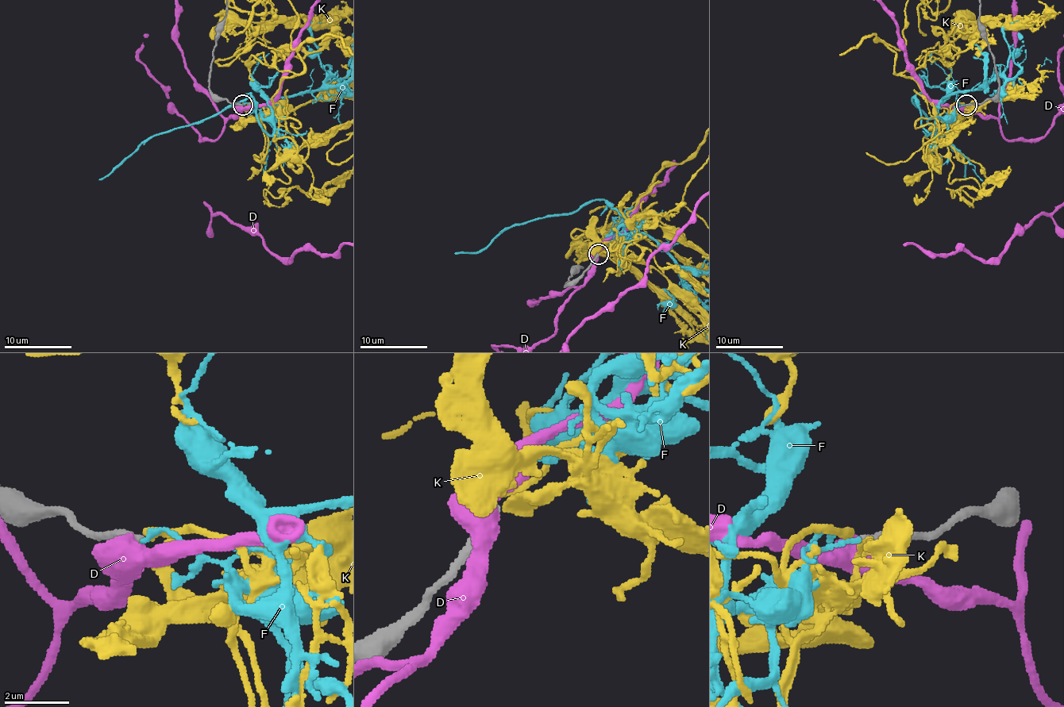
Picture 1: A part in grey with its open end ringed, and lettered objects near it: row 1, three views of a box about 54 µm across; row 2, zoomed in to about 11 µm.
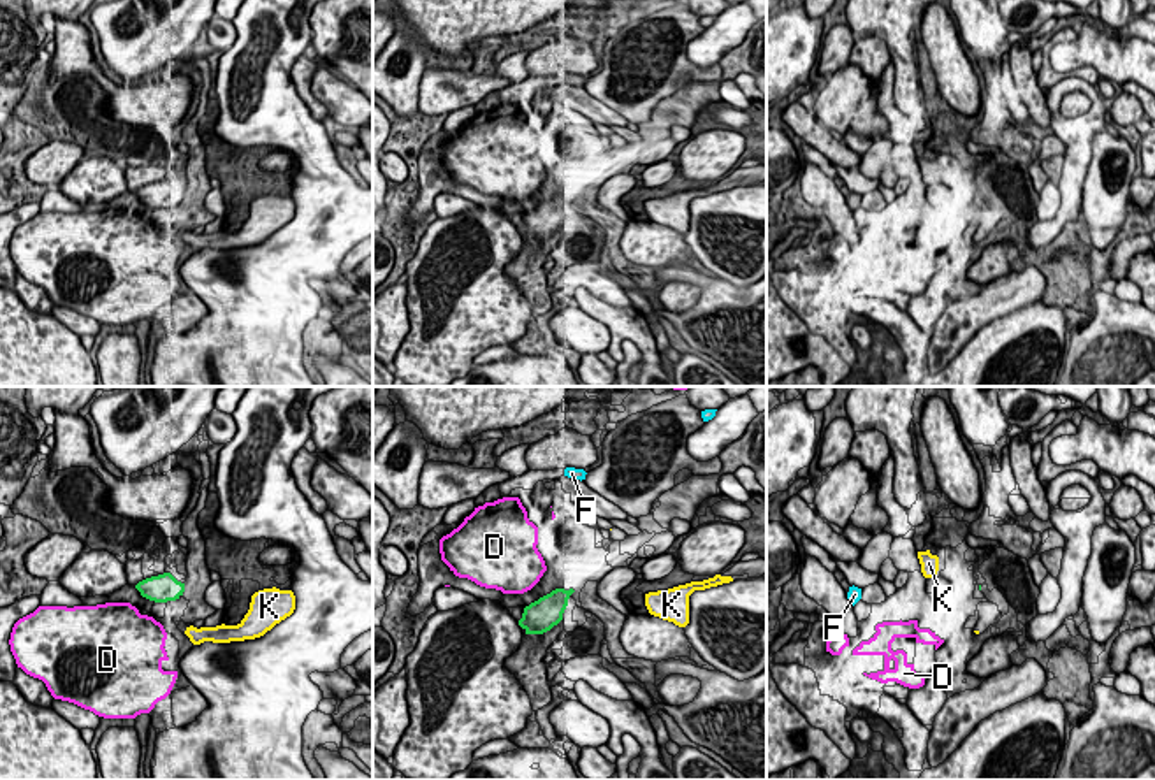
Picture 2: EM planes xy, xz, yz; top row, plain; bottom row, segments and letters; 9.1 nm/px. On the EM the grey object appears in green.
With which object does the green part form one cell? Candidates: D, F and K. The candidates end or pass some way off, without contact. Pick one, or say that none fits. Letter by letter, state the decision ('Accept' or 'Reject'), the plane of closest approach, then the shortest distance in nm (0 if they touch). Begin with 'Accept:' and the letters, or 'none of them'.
Accept: none of them
D: Reject. Closest in xz. Distance 120 nm
F: Reject. Closest in xz. Distance 1000 nm
K: Reject. Closest in xy. Distance 280 nm

